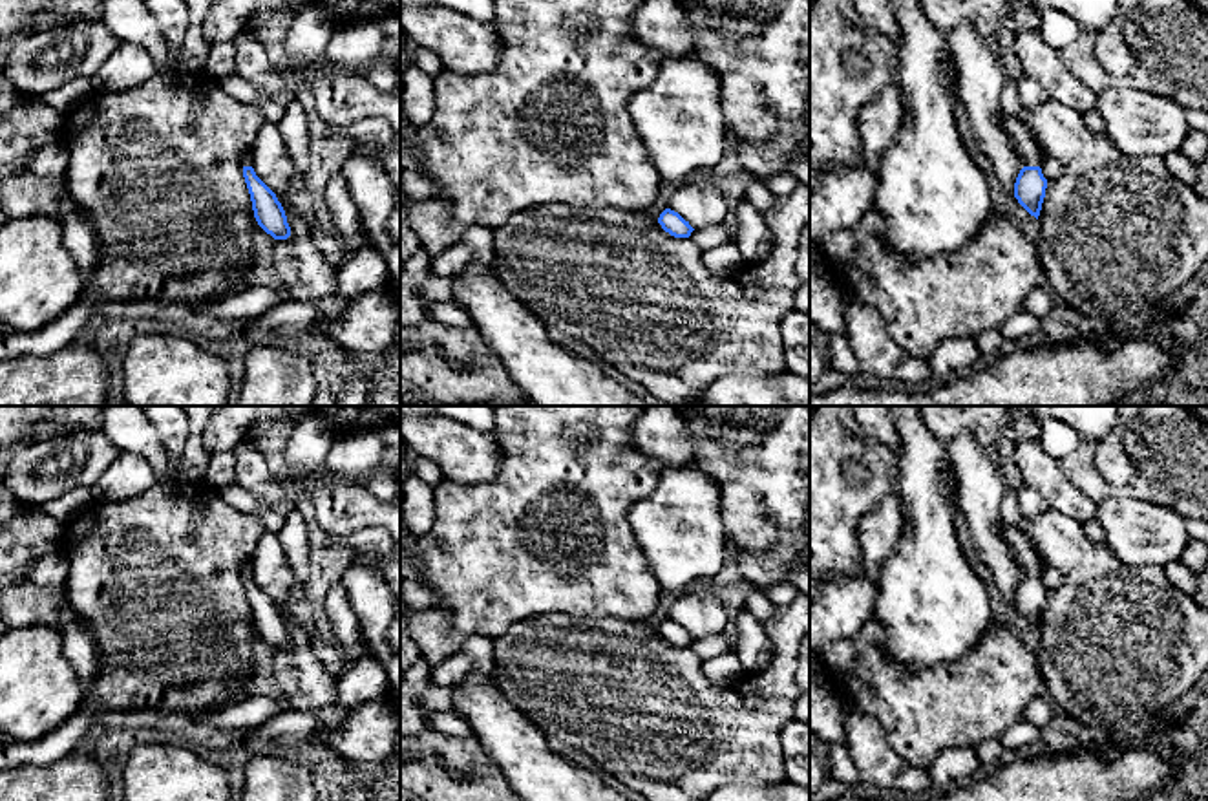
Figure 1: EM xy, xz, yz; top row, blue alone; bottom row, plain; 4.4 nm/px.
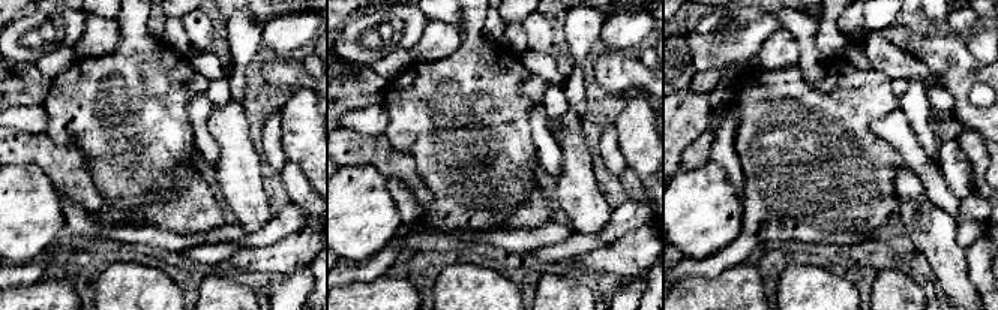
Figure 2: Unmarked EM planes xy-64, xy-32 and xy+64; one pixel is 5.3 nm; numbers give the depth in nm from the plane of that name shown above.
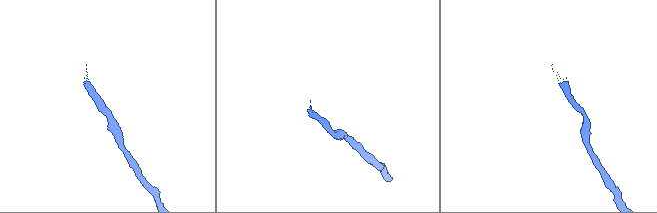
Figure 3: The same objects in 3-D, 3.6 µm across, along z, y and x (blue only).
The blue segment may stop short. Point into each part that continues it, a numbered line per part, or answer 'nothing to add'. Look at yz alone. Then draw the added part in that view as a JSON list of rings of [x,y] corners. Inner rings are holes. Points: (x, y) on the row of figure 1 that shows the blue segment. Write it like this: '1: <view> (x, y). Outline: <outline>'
1: yz (1027, 149). Outline: [[[1009,115],[1001,117],[1001,130],[1016,144],[1020,157],[1025,166],[1040,166],[1040,152],[1033,134],[1018,121]]]

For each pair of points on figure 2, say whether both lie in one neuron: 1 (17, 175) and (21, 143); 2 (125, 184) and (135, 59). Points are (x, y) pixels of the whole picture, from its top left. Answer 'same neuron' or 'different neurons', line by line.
1: different neurons
2: same neuron

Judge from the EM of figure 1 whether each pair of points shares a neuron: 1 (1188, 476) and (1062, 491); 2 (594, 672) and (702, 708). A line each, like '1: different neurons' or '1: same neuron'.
1: different neurons
2: same neuron

